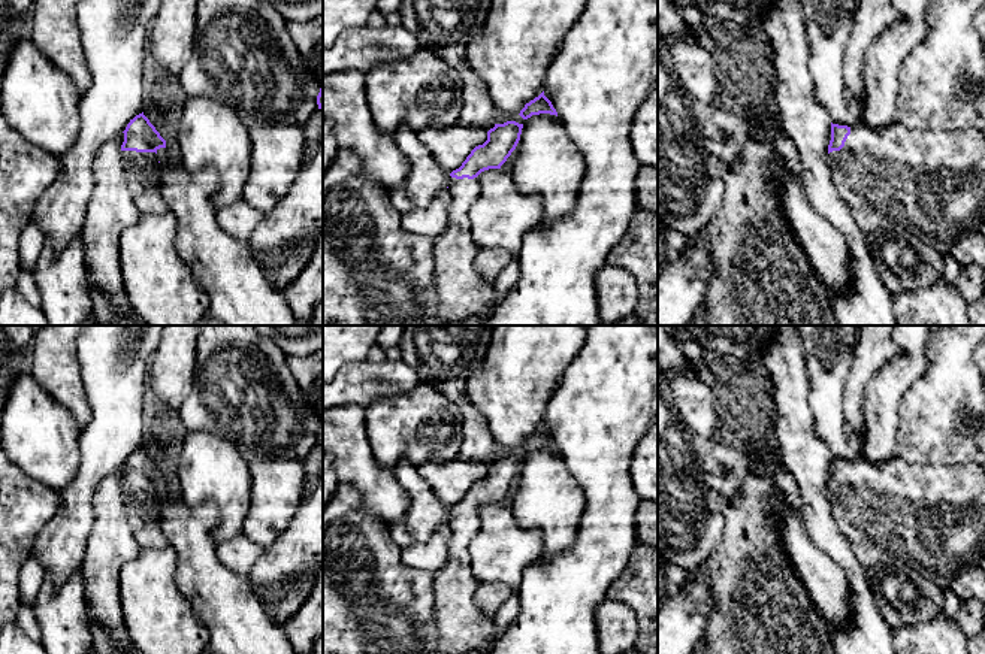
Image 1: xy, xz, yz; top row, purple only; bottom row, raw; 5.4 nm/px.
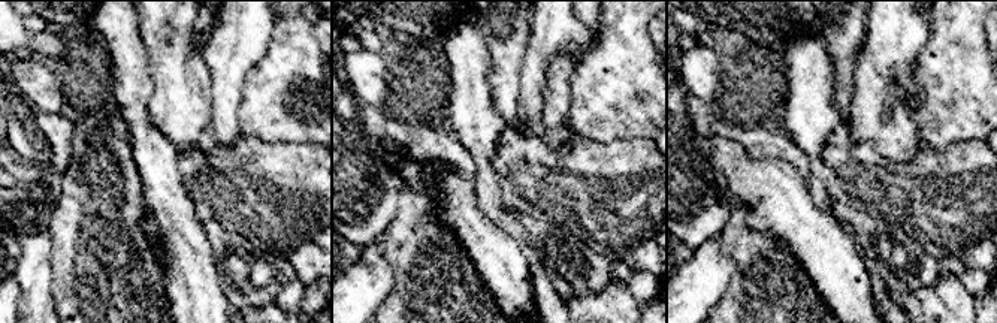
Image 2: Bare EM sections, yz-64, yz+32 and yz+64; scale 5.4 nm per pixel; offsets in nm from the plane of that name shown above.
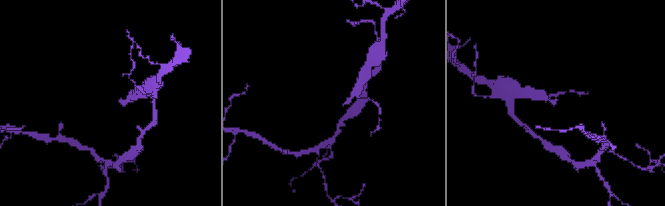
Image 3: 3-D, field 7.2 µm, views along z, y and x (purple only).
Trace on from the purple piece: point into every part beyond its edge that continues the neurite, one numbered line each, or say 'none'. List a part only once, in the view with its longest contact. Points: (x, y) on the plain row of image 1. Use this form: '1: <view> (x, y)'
1: xy (142, 503)

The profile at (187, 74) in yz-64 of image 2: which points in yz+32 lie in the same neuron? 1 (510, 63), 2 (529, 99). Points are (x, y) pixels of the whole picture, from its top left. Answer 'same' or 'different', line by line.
1: same
2: different

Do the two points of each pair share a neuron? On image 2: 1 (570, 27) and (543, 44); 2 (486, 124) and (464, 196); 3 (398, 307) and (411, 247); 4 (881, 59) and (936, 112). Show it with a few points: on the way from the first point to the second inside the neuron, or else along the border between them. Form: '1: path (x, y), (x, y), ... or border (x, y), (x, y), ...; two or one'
1: path (564, 30), (556, 30), (549, 38); one
2: border (471, 178), (477, 204), (485, 211); two
3: path (402, 292), (402, 271), (411, 262); one
4: border (920, 53), (912, 75), (911, 115), (915, 121); two

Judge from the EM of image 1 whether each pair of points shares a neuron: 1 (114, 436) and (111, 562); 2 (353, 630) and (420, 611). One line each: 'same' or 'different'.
1: different
2: same

